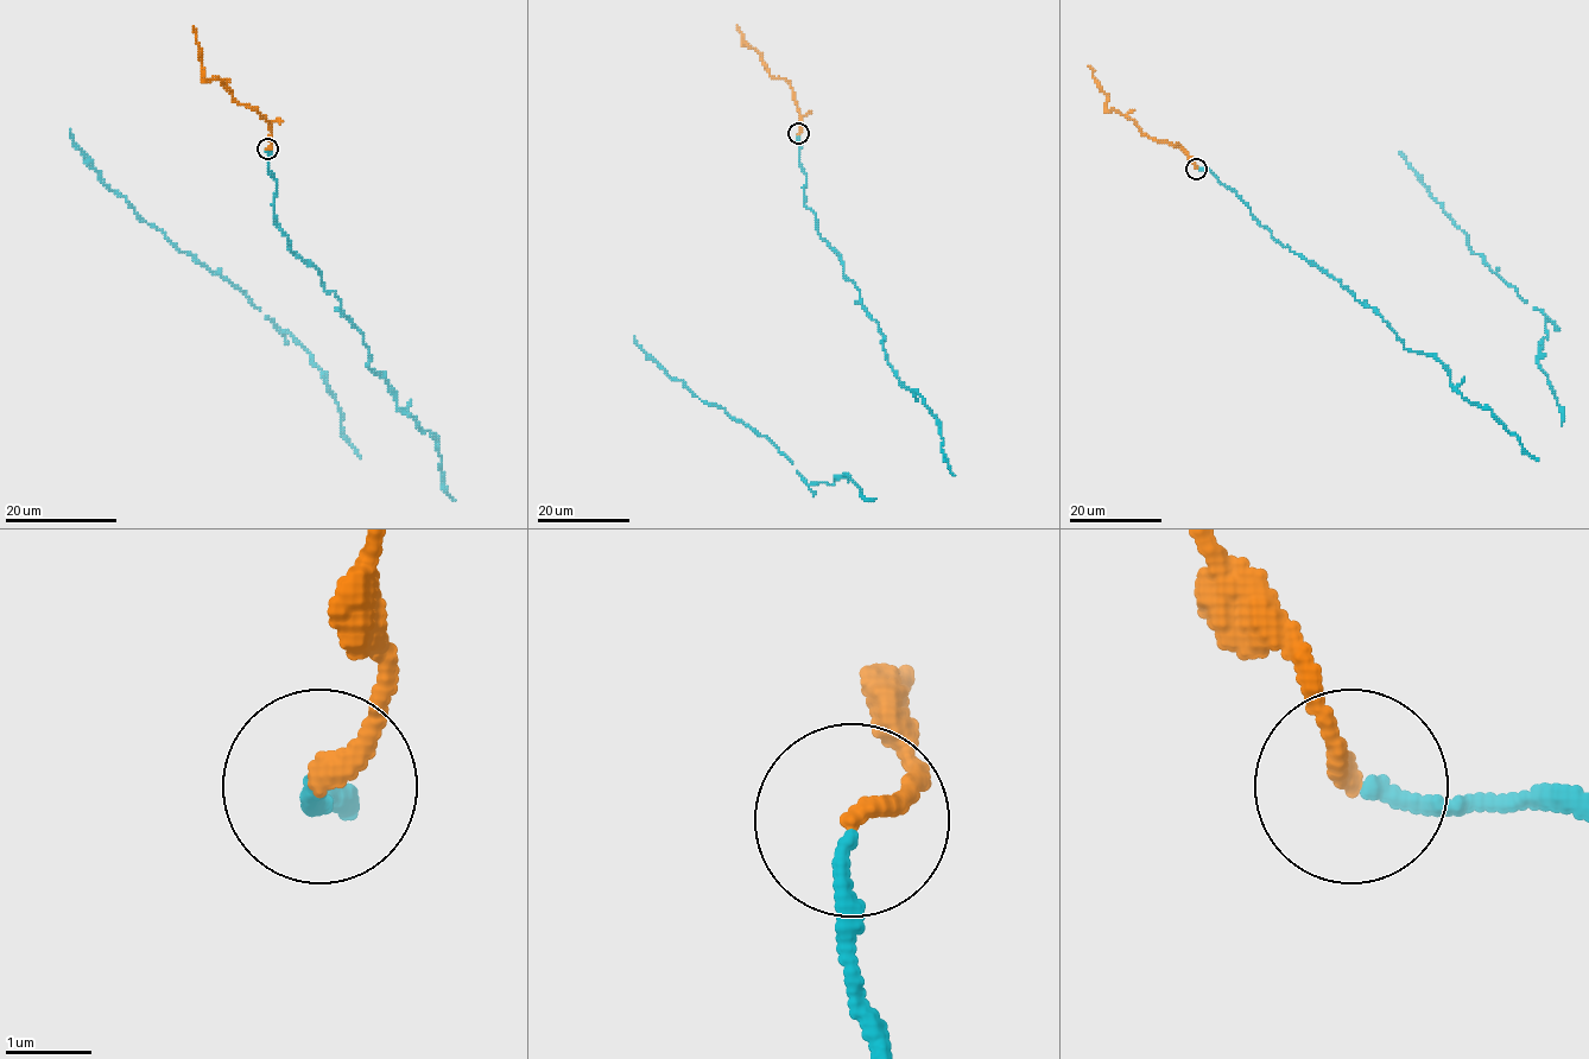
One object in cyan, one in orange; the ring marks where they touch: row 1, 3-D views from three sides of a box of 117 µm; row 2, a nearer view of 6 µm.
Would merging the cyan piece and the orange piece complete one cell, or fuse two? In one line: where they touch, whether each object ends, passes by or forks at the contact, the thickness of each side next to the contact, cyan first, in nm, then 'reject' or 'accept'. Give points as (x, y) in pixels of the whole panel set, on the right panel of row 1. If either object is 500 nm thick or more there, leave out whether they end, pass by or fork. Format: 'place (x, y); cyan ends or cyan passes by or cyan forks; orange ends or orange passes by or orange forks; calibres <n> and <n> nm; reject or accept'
place (1196, 169); cyan ends; orange ends; calibres 150 and 260 nm; accept

